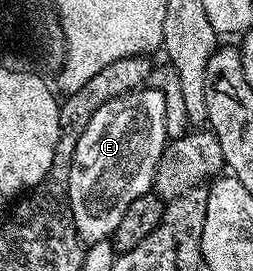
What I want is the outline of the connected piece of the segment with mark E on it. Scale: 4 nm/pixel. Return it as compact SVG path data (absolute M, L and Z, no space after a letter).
M150 86L106 101L90 117L76 142L68 194L76 232L85 244L111 240L130 201L138 201L140 195L152 191L156 166L169 142L165 117L166 101Z

